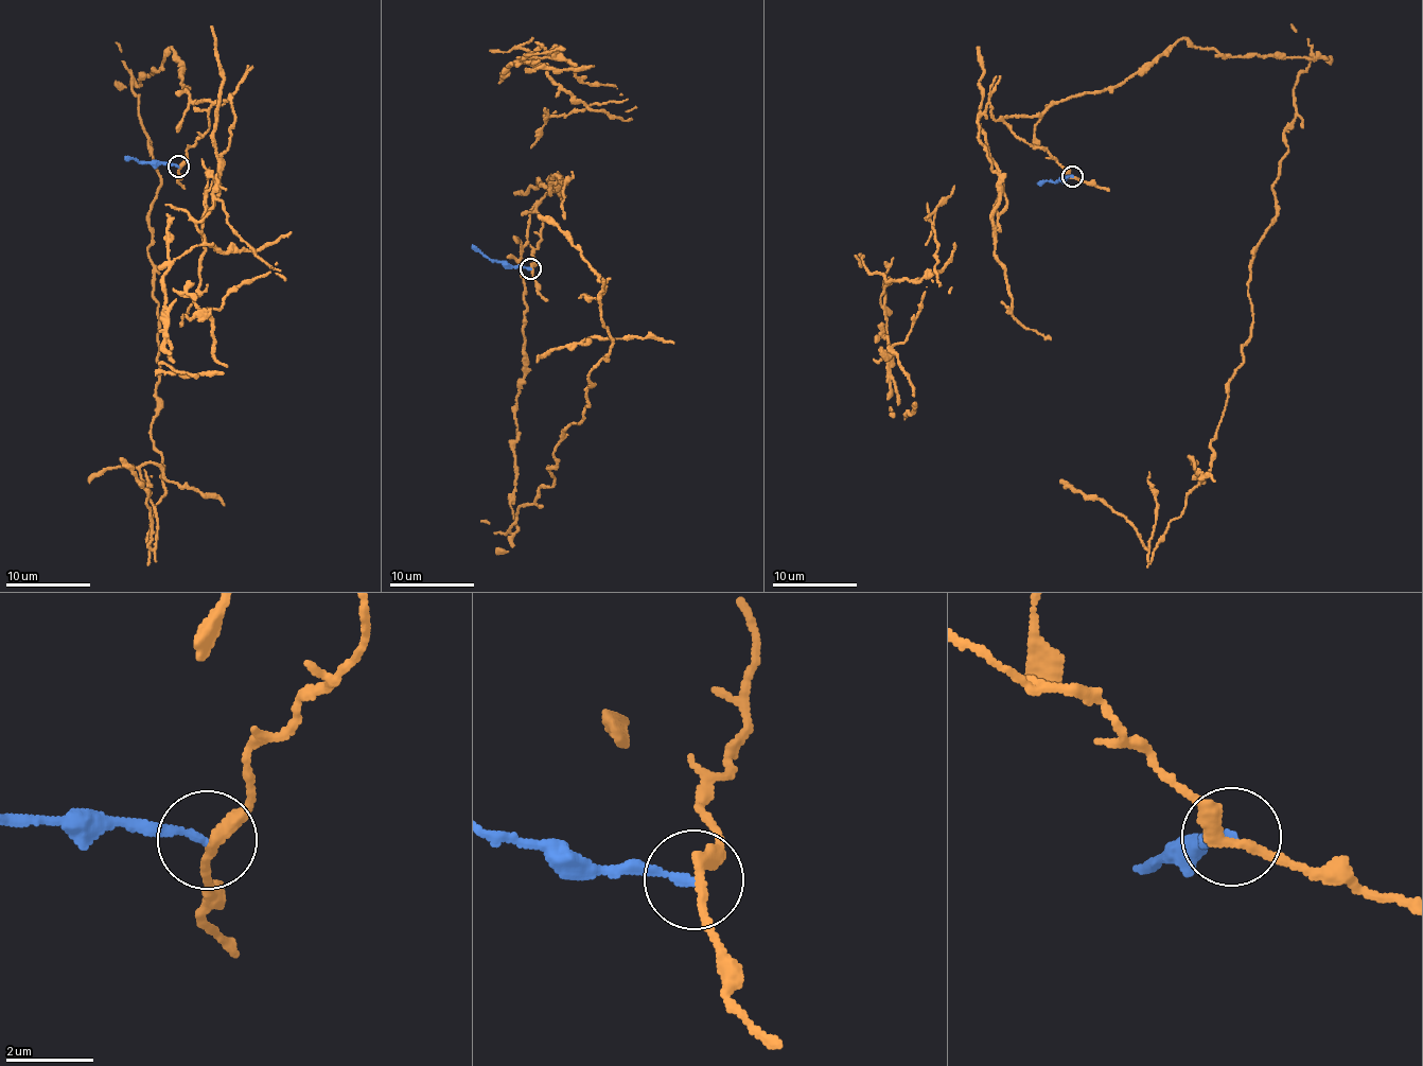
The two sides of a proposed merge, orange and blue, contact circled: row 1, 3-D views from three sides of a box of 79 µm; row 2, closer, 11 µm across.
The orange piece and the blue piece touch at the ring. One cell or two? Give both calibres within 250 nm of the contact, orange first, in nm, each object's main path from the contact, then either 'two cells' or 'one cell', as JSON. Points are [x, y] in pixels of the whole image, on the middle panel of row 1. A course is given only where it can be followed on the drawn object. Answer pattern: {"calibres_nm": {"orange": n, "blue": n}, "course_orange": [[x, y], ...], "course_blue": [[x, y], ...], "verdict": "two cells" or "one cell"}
{"calibres_nm": {"orange": 260, "blue": 170}, "course_orange": [[531, 267], [513, 532], [613, 339], [595, 269], [538, 215]], "course_blue": [[531, 267], [489, 260], [473, 245]], "verdict": "two cells"}

